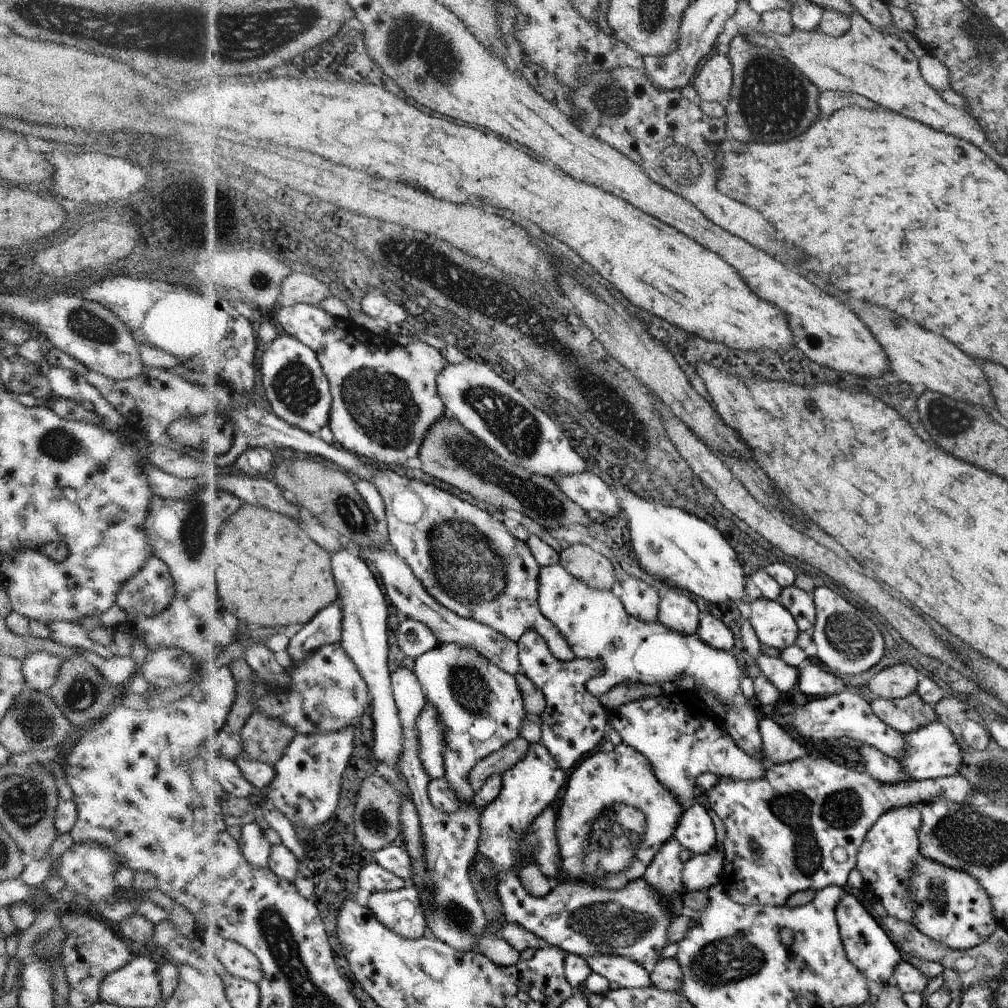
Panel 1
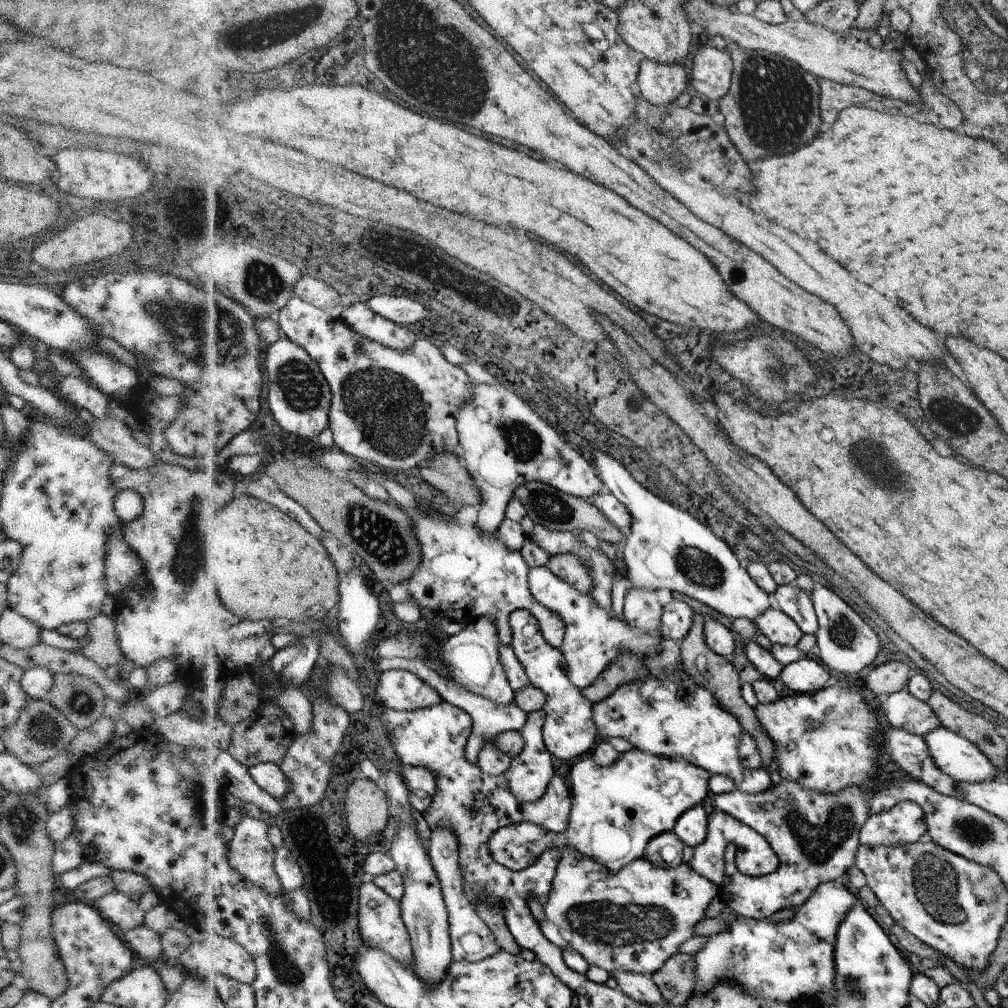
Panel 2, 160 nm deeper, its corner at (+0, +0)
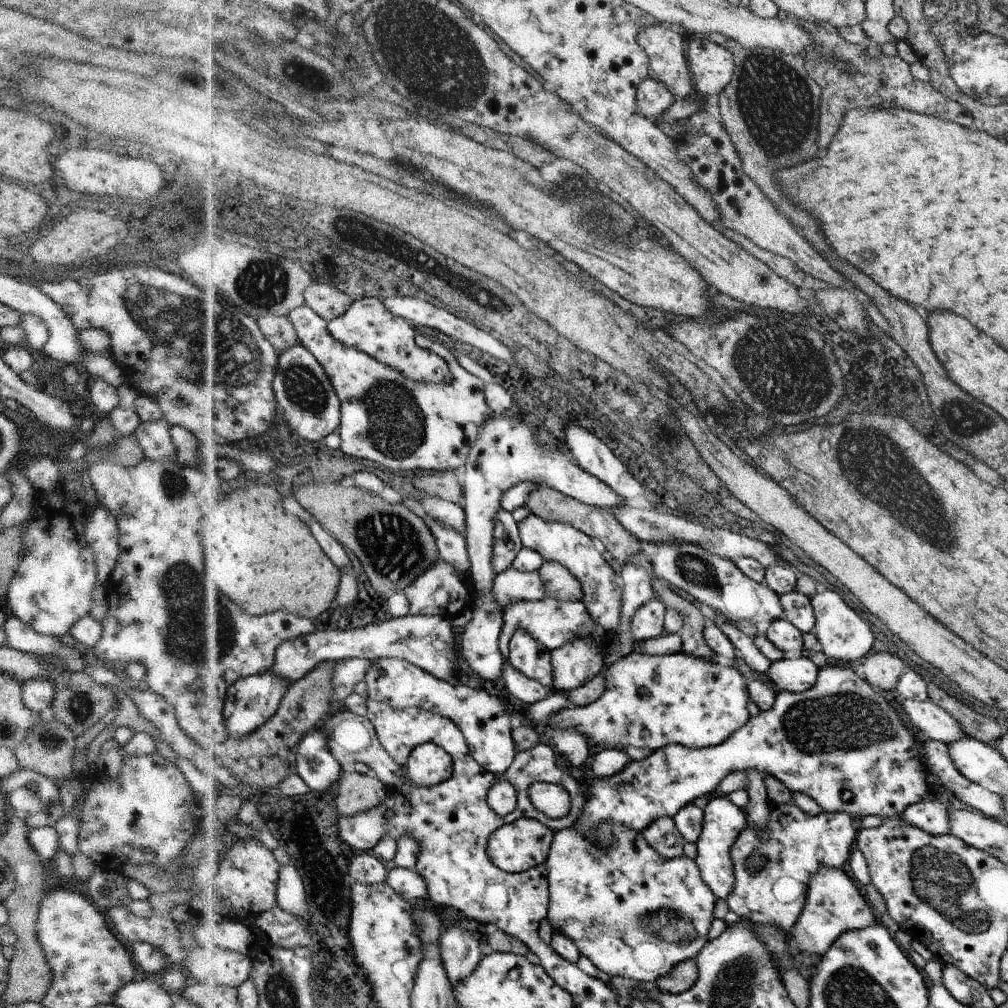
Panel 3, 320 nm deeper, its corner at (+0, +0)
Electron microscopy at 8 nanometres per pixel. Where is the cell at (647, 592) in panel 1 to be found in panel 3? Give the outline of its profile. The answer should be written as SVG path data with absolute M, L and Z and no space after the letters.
M654 598L637 608L631 620L631 636L639 642L664 634L663 620L666 609L662 601Z

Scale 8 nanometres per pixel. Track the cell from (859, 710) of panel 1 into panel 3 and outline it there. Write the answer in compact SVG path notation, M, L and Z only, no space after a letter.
M927 739L922 742L923 763L932 776L936 776L946 787L946 798L951 802L962 801L976 808L987 817L1004 818L1003 796L994 794L982 785L966 778L954 764L946 743Z

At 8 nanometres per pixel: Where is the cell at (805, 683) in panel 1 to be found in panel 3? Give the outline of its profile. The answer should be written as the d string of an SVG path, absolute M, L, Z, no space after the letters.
M801 656L770 663L765 673L781 692L803 693L814 686L819 669L812 660Z

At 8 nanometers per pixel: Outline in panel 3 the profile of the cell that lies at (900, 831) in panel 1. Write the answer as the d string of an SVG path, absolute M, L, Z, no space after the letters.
M922 801L906 808L902 817L912 826L921 828L931 835L949 834L951 801Z

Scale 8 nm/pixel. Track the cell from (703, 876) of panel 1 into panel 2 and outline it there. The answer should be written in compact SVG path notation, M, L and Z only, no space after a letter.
M716 808L709 816L708 838L700 846L694 847L693 857L688 863L707 880L720 886L725 879L726 848L729 843L737 846L735 861L736 868L740 873L757 877L773 873L777 869L779 860L768 841L762 838L754 828L746 826L727 812L722 812L722 809Z

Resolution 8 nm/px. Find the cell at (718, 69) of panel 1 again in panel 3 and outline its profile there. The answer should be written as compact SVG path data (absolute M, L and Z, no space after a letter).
M689 36L690 72L700 99L708 98L725 90L733 78L736 61L733 53L712 38Z

